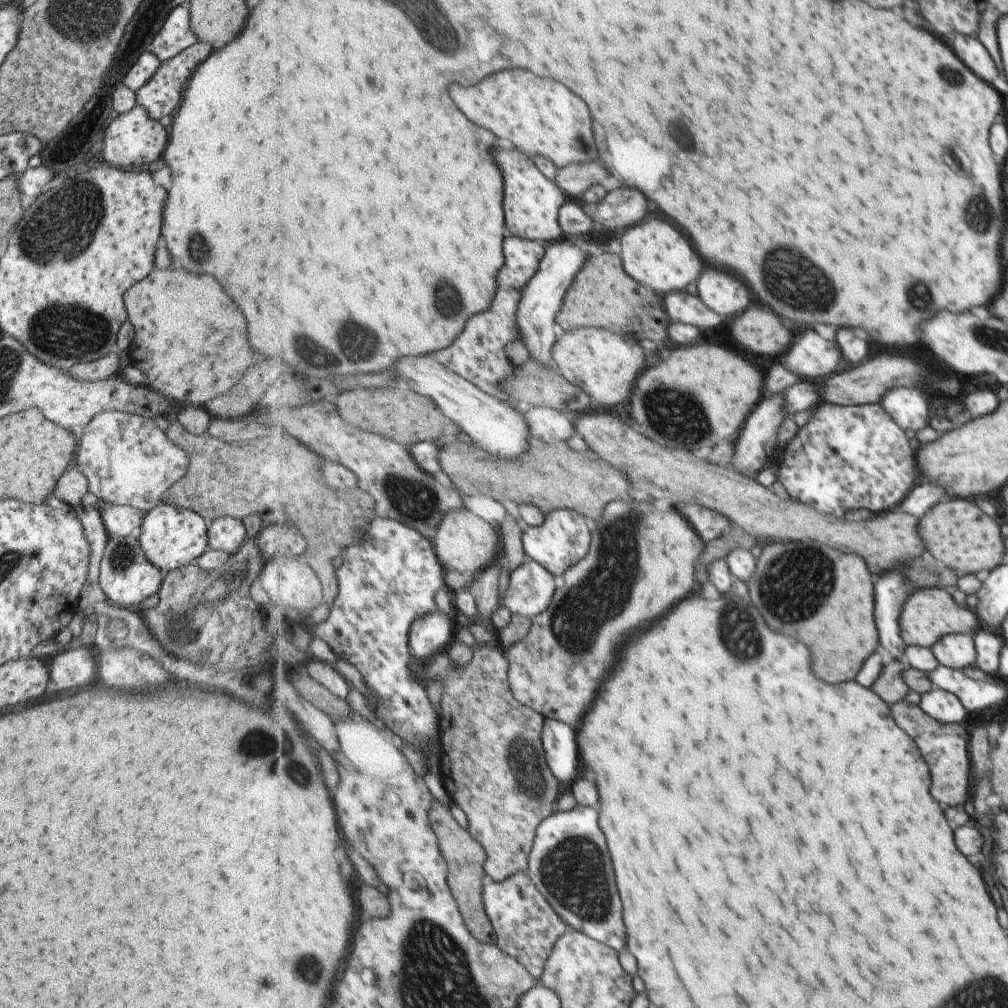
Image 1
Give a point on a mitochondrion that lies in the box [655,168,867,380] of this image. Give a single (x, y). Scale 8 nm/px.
(789, 279)

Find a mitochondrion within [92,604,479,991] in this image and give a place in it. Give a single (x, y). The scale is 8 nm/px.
(260, 742)

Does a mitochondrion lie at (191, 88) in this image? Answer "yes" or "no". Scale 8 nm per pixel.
no

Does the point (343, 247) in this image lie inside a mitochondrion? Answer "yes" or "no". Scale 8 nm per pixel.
no

